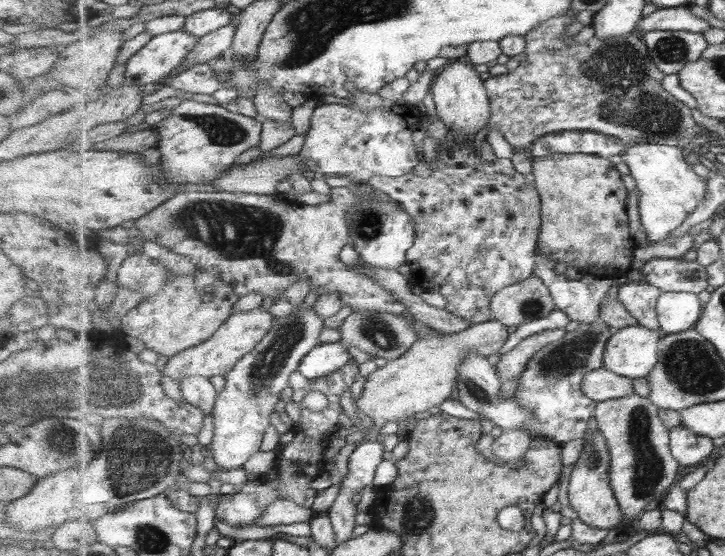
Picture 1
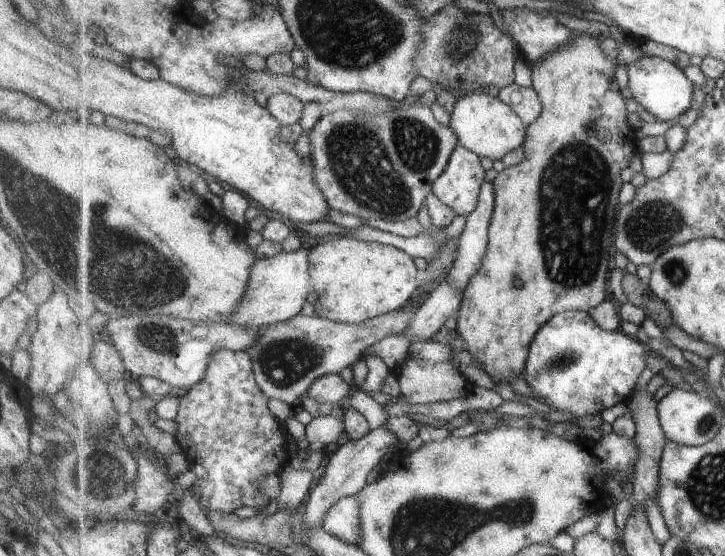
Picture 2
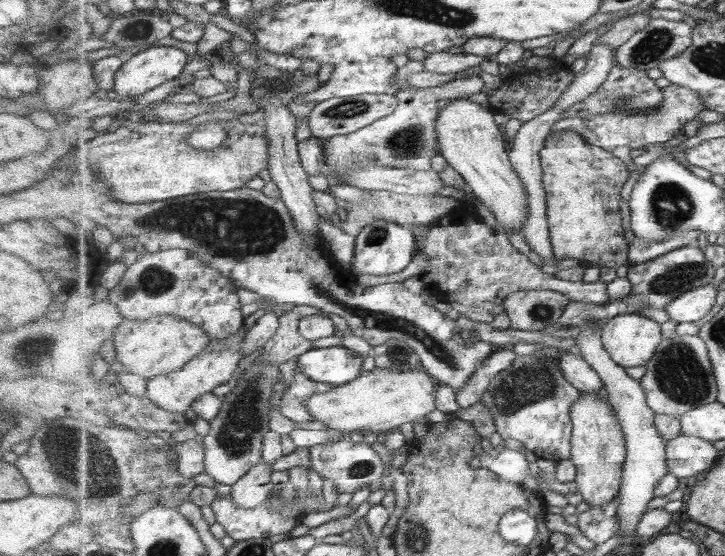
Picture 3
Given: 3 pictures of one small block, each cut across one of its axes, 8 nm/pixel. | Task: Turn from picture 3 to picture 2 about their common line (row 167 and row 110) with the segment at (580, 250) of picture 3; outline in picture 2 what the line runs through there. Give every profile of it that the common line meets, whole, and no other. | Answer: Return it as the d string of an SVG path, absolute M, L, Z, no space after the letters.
M582 34L579 37L575 35L575 42L571 46L563 48L561 52L557 50L557 54L553 54L551 58L543 60L537 66L532 64L532 87L537 90L543 102L543 112L527 128L527 140L523 146L524 158L522 161L503 169L492 181L495 187L496 202L489 229L487 254L483 258L481 270L473 276L473 280L469 282L469 286L464 292L463 304L457 314L458 321L455 329L459 337L465 342L466 351L489 374L494 382L508 381L513 374L522 374L530 355L531 342L538 335L538 332L542 330L543 325L549 322L550 318L565 311L591 310L591 308L599 306L607 298L607 294L610 293L609 275L613 268L612 254L615 247L615 223L617 222L617 216L619 216L619 210L621 210L619 204L619 190L621 190L621 185L623 184L621 170L629 168L629 160L634 156L640 156L640 153L636 146L635 130L631 128L629 118L627 118L629 111L625 107L626 98L621 94L619 84L615 80L613 62L611 62L610 56L604 54L600 49L600 42L603 39L597 34L596 38L586 34Z

